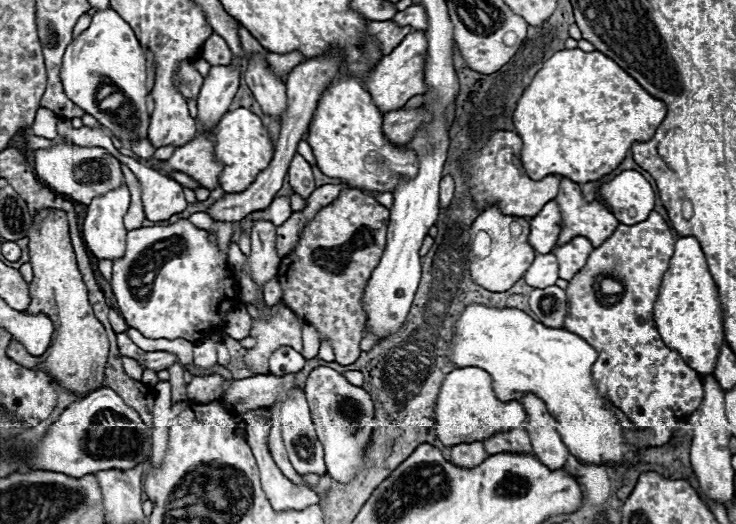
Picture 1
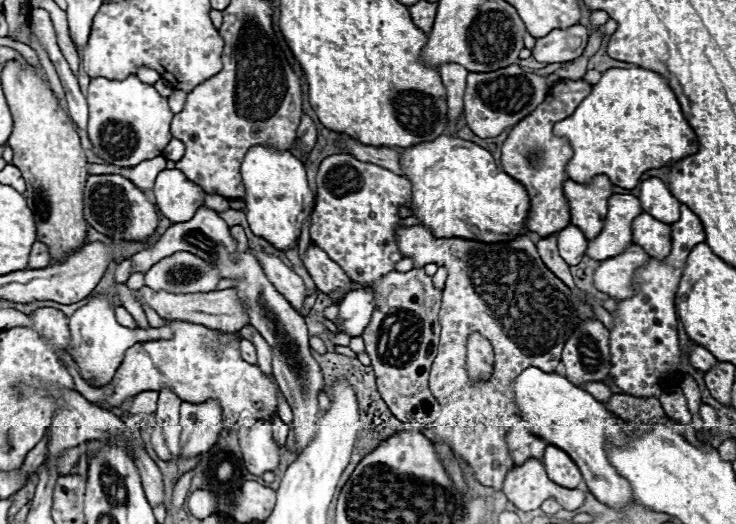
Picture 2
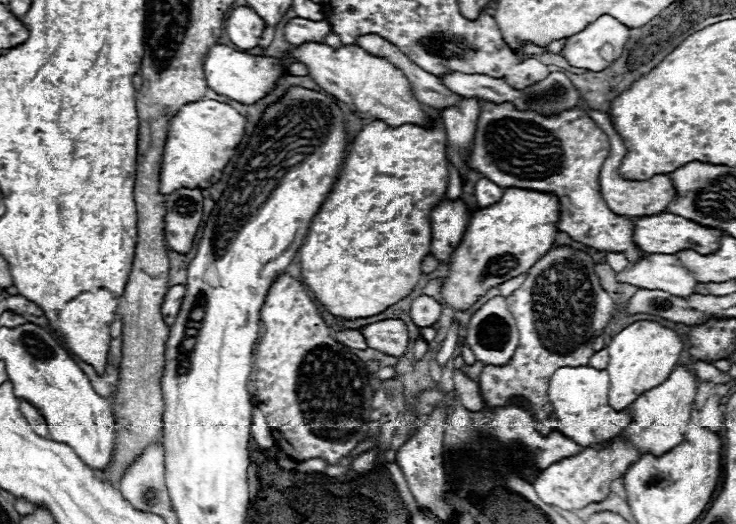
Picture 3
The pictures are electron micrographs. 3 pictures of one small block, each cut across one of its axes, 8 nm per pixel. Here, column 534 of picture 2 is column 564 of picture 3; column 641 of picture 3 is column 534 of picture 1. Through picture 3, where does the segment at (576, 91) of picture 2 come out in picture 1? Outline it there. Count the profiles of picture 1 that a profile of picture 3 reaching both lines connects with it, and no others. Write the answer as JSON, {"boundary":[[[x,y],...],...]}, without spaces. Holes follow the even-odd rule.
{"boundary":[[[494,204],[486,210],[482,210],[482,214],[474,220],[470,234],[478,234],[480,230],[488,232],[492,238],[492,246],[490,246],[490,256],[474,260],[470,264],[470,272],[472,272],[472,280],[480,286],[484,286],[486,290],[492,292],[504,292],[508,288],[512,288],[528,270],[528,266],[534,262],[536,258],[536,250],[528,244],[528,234],[530,234],[530,222],[528,218],[518,218],[518,216],[506,216],[500,212],[500,206]],[[518,222],[522,224],[522,234],[520,236],[512,236],[510,232],[510,224]]]}

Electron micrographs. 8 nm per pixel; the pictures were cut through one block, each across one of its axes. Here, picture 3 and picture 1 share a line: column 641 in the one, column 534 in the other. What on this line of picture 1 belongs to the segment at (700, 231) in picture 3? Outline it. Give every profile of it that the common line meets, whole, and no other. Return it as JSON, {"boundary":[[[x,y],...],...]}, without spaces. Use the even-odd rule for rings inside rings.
{"boundary":[[[552,200],[530,220],[530,244],[538,254],[548,254],[560,236],[560,208]]]}

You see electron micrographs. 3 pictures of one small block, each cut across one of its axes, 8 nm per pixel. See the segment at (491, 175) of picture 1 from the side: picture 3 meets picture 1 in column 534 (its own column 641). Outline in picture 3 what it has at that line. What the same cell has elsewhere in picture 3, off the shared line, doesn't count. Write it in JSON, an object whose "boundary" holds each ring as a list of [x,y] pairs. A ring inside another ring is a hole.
{"boundary":[[[580,96],[578,100],[578,106],[598,124],[598,128],[602,128],[602,132],[608,136],[610,140],[610,156],[604,160],[602,164],[602,170],[600,170],[600,176],[598,176],[598,184],[600,184],[600,194],[604,198],[604,202],[608,204],[608,208],[618,214],[618,216],[642,216],[642,214],[658,214],[658,212],[666,212],[666,206],[668,202],[674,198],[674,188],[672,188],[672,180],[666,176],[666,174],[656,174],[652,176],[650,180],[636,180],[636,182],[628,182],[628,180],[622,180],[618,176],[618,166],[622,162],[622,158],[626,156],[626,146],[622,142],[622,138],[616,134],[616,130],[612,128],[612,122],[610,118],[604,114],[604,112],[598,112],[598,110],[592,110],[588,108],[586,100]]]}

